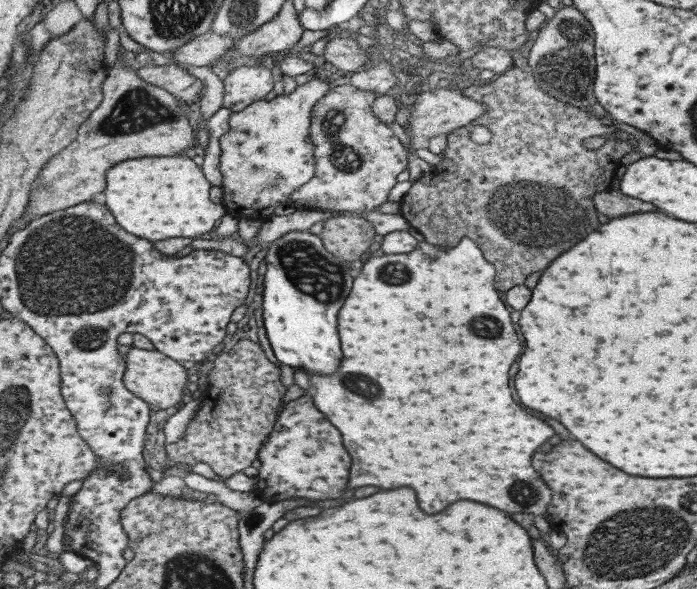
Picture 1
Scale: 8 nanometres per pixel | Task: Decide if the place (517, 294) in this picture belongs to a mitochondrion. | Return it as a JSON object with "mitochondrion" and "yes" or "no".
{"mitochondrion":"no"}

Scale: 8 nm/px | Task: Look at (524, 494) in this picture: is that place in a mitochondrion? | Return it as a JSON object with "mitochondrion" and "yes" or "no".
{"mitochondrion":"yes"}

